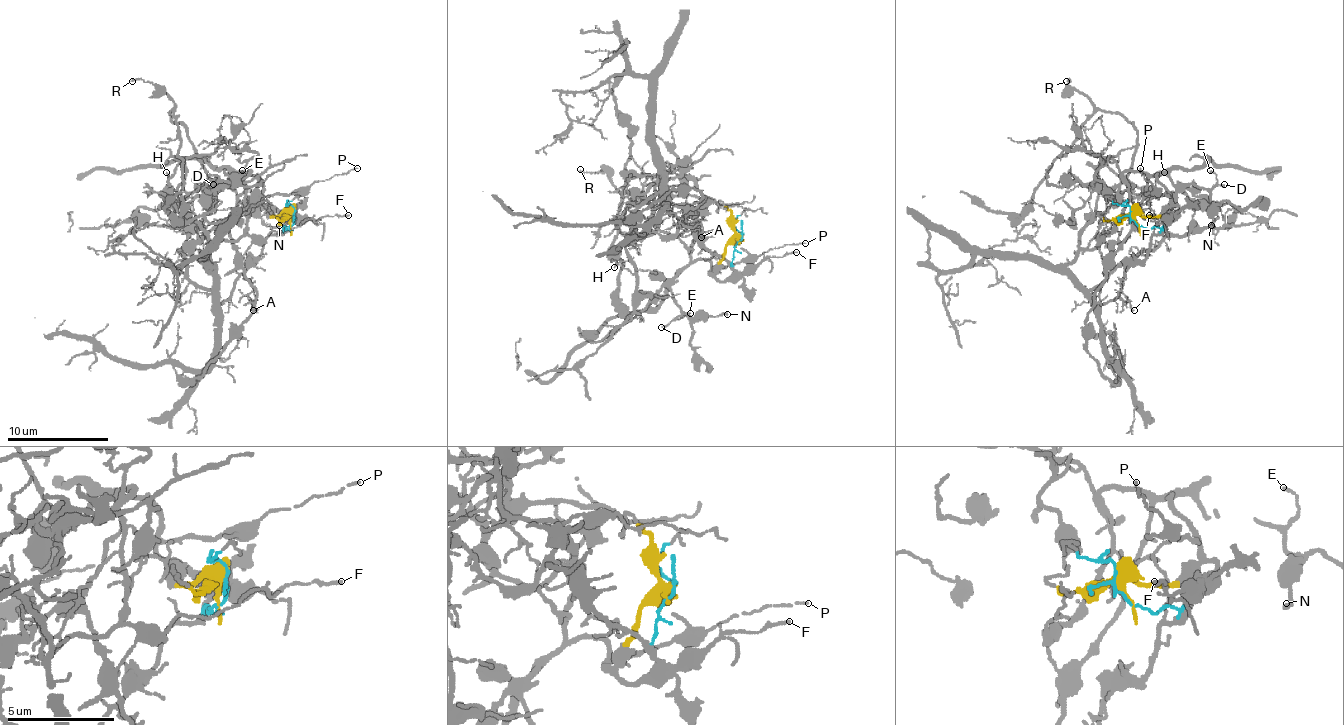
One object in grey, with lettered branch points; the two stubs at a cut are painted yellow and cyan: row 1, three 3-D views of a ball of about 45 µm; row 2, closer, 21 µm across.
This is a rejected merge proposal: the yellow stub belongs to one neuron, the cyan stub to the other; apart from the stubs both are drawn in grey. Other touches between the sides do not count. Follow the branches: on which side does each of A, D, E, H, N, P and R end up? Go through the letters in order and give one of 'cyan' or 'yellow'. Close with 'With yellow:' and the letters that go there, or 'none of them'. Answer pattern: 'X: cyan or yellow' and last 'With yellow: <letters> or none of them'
A: cyan
D: yellow
E: yellow
H: yellow
N: yellow
P: yellow
R: yellow
With yellow: D, E, H, N, P, R

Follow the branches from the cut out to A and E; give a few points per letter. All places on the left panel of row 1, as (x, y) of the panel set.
A: (293, 219), (288, 227), (266, 239), (263, 252), (245, 270), (243, 277), (255, 298), (253, 310)
E: (293, 217), (276, 217), (263, 204), (255, 176), (235, 174), (222, 184), (233, 189), (228, 179), (243, 171)

